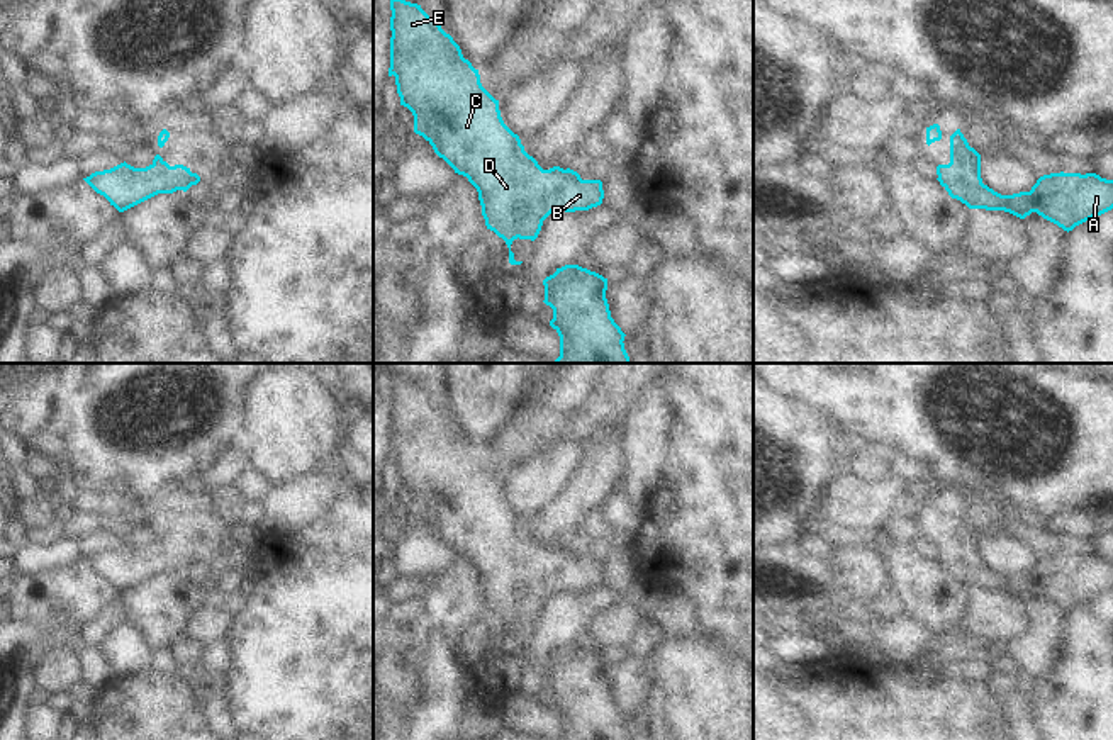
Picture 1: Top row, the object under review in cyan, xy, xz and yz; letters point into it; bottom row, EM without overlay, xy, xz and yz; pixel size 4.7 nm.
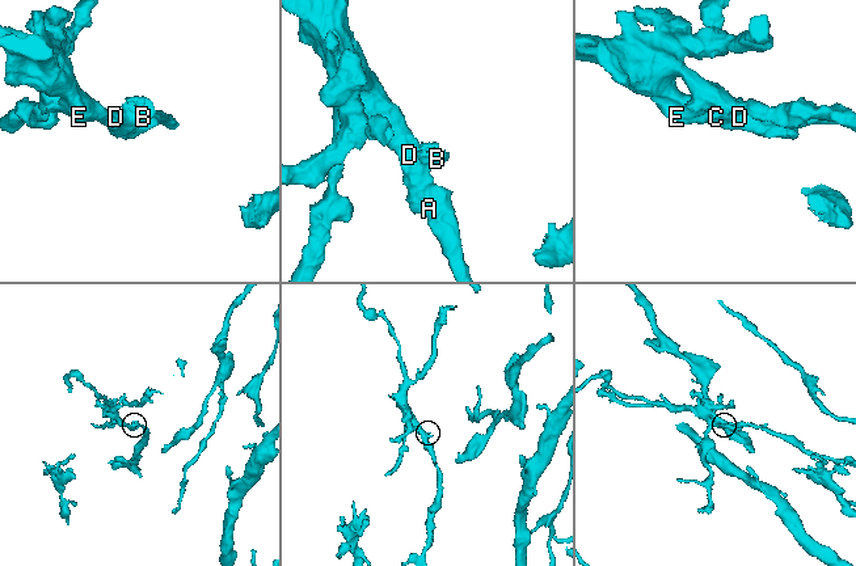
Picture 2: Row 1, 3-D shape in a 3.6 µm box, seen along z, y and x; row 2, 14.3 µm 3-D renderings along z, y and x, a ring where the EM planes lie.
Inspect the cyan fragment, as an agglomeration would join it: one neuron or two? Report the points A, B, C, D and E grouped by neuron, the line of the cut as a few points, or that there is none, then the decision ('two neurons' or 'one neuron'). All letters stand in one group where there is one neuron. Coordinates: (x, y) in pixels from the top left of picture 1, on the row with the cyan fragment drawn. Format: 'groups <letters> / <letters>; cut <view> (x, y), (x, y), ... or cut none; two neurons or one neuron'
groups A B C D E; cut none; one neuron

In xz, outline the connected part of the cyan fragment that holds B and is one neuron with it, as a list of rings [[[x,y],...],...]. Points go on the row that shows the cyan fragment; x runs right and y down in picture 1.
[[[390,0],[390,10],[389,76],[395,76],[400,105],[412,112],[414,132],[477,188],[485,226],[506,241],[511,265],[523,263],[514,260],[512,241],[534,241],[551,212],[589,210],[602,204],[601,180],[582,180],[570,168],[543,170],[524,151],[519,136],[504,124],[499,100],[482,87],[478,70],[463,58],[460,46],[436,19],[405,0]]]

